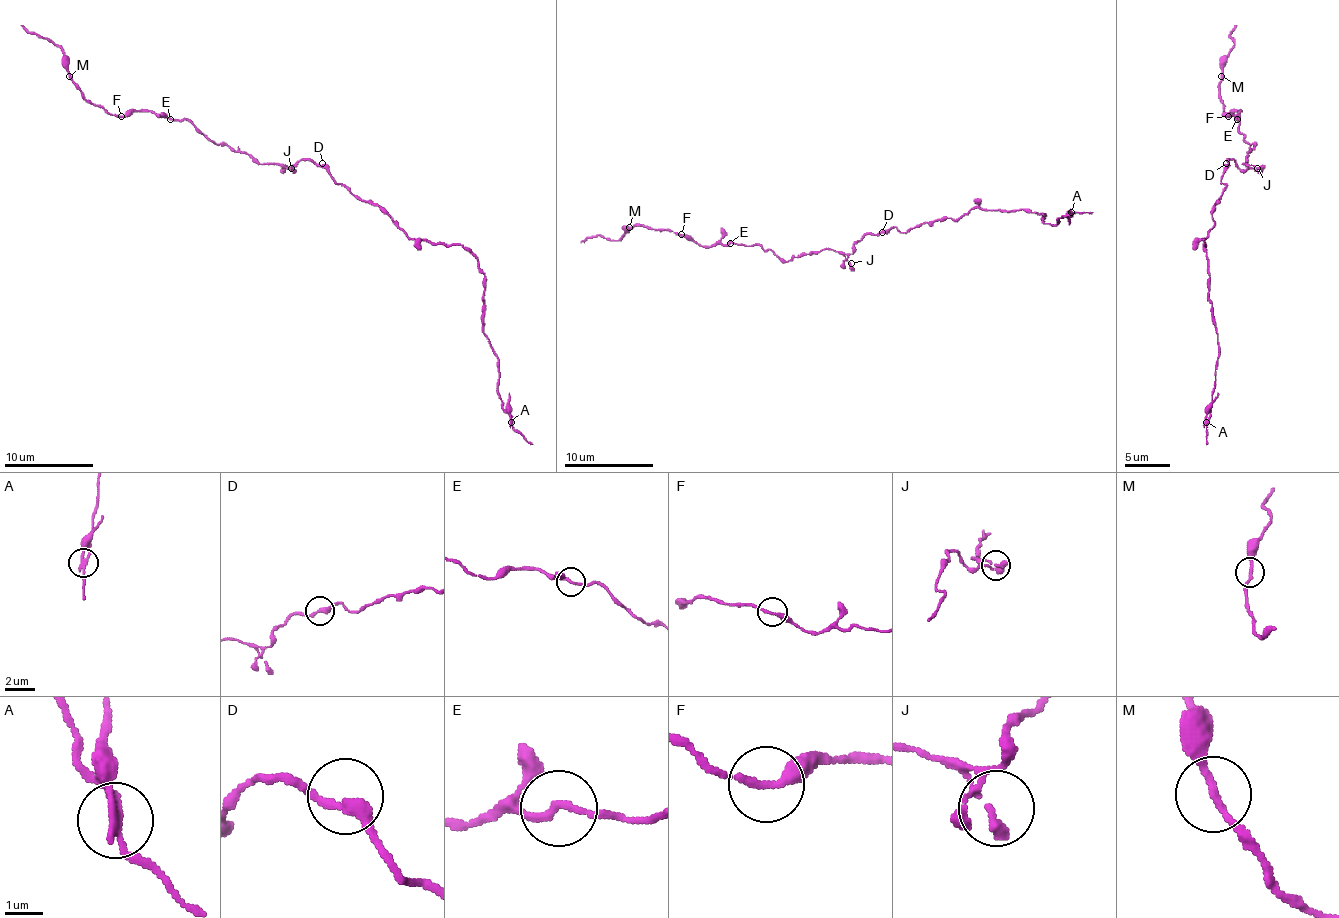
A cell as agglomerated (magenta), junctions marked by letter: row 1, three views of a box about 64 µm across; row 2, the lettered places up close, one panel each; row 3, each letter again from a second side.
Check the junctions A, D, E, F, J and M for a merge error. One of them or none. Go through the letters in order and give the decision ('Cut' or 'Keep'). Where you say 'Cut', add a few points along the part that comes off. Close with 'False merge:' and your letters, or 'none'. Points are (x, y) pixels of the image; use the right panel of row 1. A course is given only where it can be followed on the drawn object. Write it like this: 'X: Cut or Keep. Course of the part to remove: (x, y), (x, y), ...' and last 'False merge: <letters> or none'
A: Cut. Course of the part to remove: (1206, 421), (1206, 408), (1217, 392)
D: Keep
E: Keep
F: Keep
J: Keep
M: Keep
False merge: A

